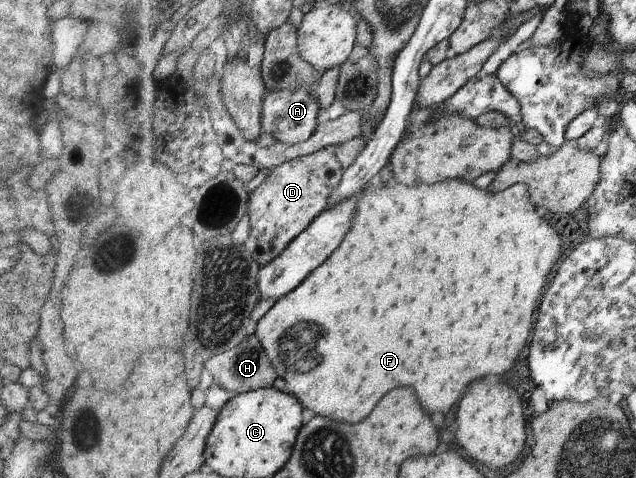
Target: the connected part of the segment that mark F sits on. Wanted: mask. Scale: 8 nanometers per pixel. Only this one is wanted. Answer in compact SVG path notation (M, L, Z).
M395 177L388 183L377 180L366 190L353 224L344 245L332 255L332 259L312 272L300 287L277 300L277 304L258 323L256 335L261 338L280 376L287 382L286 390L296 394L305 407L332 421L362 423L392 389L404 385L418 389L418 401L422 401L422 409L426 409L426 413L446 415L462 395L462 389L466 389L474 379L502 375L514 367L518 355L526 347L524 343L528 341L532 329L532 315L538 307L544 285L548 283L558 259L564 255L558 233L546 223L546 219L536 215L527 185L514 184L500 193L491 194L488 189L477 189L472 182L461 179L411 186L400 183Z

